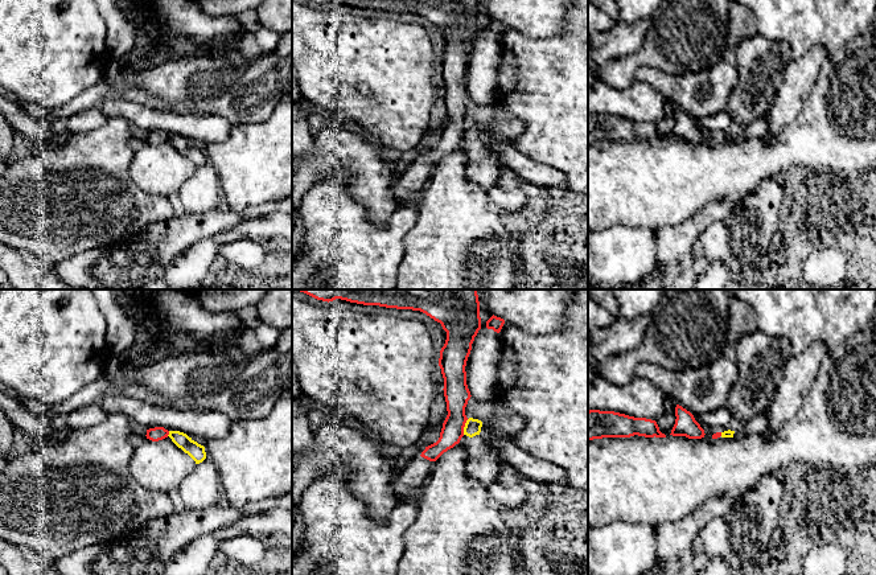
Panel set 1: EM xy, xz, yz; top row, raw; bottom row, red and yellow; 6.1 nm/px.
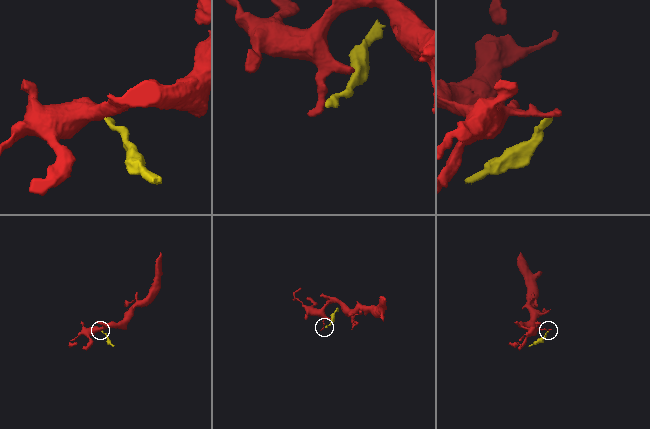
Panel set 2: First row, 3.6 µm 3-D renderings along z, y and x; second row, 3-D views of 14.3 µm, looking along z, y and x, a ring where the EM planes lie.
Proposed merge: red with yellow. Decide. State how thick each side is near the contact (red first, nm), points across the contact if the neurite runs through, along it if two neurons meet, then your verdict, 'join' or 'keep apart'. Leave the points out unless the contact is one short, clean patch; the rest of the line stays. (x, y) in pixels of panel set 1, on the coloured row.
150/100 nm | along xz (468, 419), (463, 434) | keep apart

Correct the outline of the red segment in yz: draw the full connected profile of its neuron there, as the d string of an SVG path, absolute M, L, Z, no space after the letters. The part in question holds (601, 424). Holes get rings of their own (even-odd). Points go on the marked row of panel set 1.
M588 411L588 440L602 438L666 438L655 420L634 418L614 411Z

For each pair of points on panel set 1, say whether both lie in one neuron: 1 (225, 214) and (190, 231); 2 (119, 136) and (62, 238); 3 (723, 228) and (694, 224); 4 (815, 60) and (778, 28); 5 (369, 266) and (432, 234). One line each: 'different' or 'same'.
1: same
2: same
3: different
4: different
5: different

